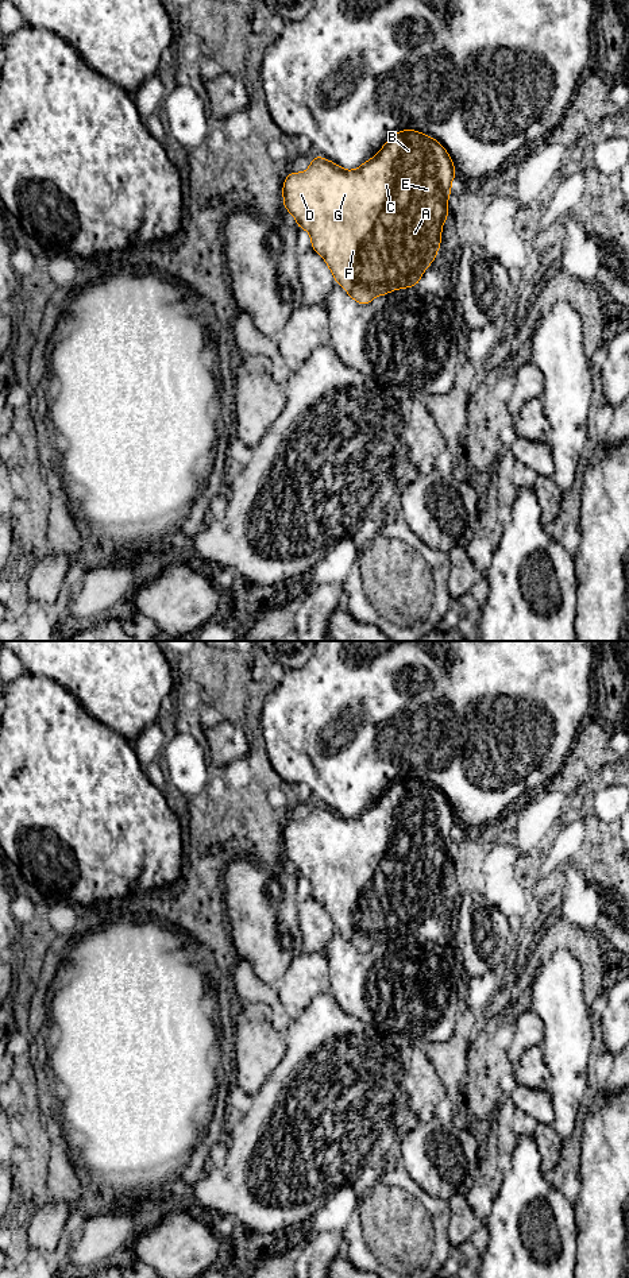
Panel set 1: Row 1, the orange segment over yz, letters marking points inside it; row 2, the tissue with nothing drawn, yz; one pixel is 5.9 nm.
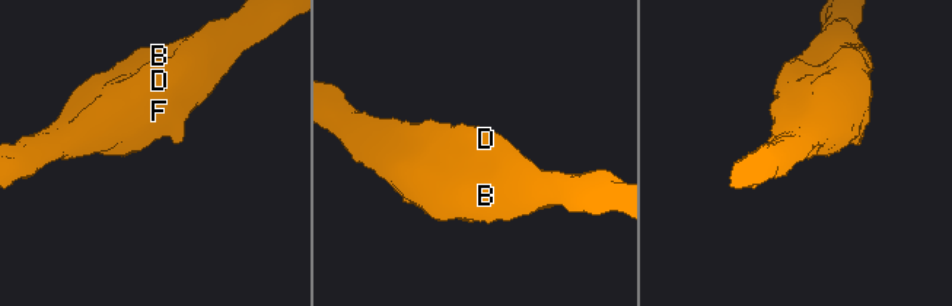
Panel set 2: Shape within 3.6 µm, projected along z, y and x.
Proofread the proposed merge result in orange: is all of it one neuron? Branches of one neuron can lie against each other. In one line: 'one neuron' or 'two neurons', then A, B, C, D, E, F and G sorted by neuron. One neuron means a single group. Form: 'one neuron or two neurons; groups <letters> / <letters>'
one neuron; groups A B C D E F G

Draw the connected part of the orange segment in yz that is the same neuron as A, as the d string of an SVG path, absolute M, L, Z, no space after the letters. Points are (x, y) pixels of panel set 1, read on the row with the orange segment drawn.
M406 130L395 132L374 158L356 170L347 171L314 155L305 173L288 174L282 204L296 217L297 227L310 233L312 248L324 258L335 281L354 301L368 305L377 296L417 286L425 269L432 265L441 243L441 227L448 217L447 200L455 175L452 159L437 140Z

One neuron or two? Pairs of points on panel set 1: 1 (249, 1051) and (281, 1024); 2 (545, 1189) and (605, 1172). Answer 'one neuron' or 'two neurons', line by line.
1: two neurons
2: two neurons

